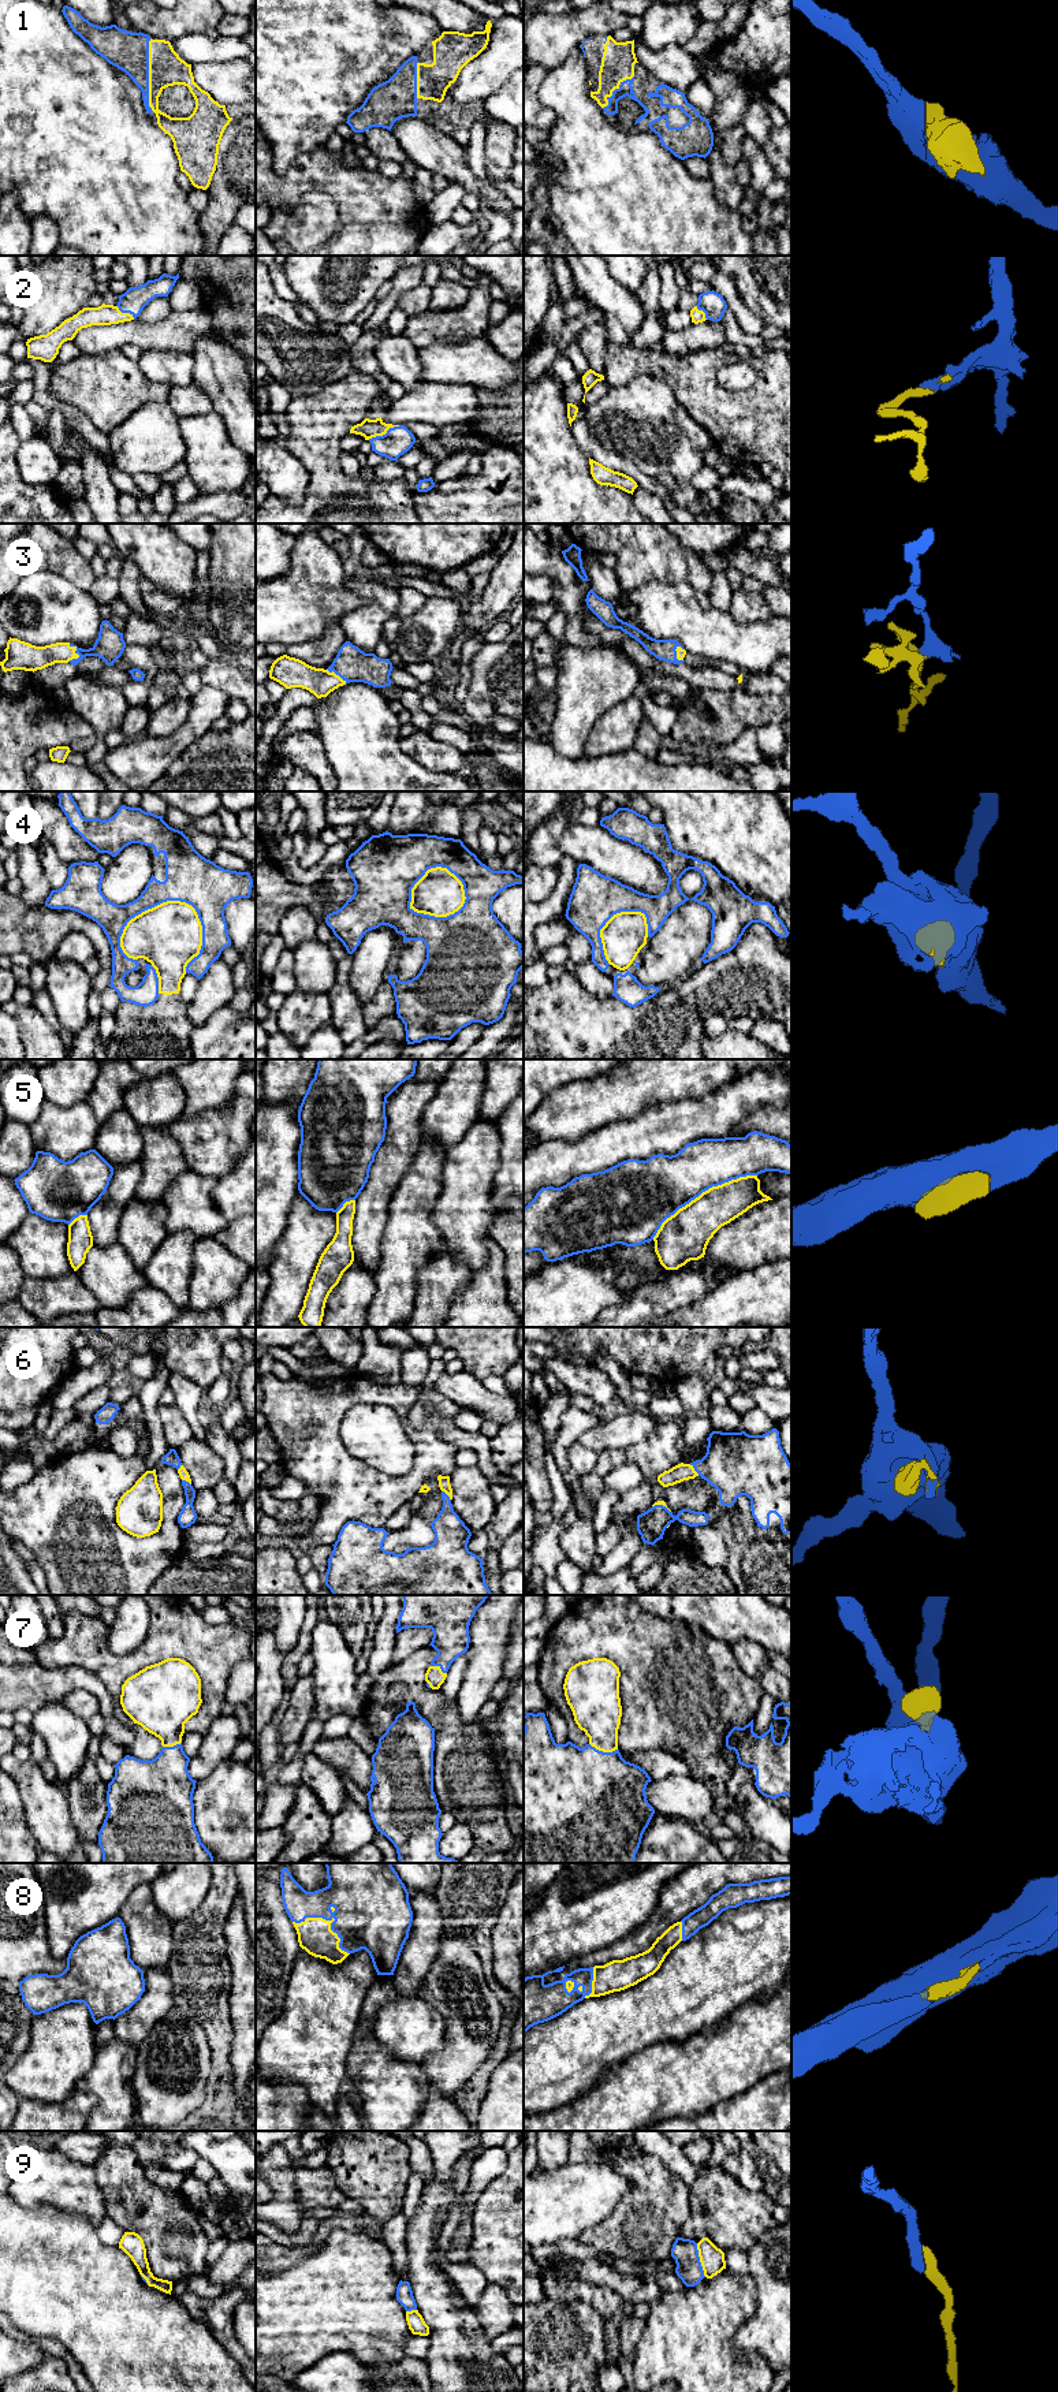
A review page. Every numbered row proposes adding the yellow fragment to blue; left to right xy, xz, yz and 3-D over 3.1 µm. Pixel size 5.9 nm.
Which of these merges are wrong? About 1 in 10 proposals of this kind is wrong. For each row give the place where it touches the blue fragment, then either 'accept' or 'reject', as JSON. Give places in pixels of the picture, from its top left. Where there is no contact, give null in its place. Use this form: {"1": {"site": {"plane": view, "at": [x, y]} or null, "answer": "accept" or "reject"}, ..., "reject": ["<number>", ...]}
{"1": {"site": {"plane": "xy", "at": [148, 75]}, "answer": "accept"}, "2": {"site": {"plane": "xz", "at": [383, 435]}, "answer": "accept"}, "3": {"site": {"plane": "xy", "at": [75, 651]}, "answer": "accept"}, "4": {"site": {"plane": "xy", "at": [157, 904]}, "answer": "reject"}, "5": {"site": {"plane": "yz", "at": [701, 1192]}, "answer": "accept"}, "6": {"site": {"plane": "yz", "at": [695, 1470]}, "answer": "accept"}, "7": {"site": {"plane": "yz", "at": [602, 1751]}, "answer": "accept"}, "8": {"site": {"plane": "xz", "at": [330, 1919]}, "answer": "accept"}, "9": {"site": {"plane": "yz", "at": [699, 2260]}, "answer": "accept"}, "reject": ["4"]}

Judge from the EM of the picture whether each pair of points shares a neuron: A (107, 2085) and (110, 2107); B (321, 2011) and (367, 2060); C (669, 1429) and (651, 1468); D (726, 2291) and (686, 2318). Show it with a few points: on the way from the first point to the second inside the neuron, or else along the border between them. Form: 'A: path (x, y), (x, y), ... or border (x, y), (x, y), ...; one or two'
A: path (110, 2090), (110, 2101); one
B: border (361, 2015), (346, 2061), (346, 2076); two
C: path (667, 1438), (663, 1448), (652, 1459); one
D: path (716, 2301), (696, 2318); one

